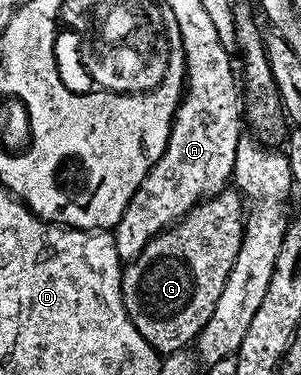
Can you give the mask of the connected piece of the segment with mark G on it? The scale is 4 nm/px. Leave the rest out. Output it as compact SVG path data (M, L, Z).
M236 190L219 191L196 203L184 217L178 219L172 227L160 231L135 258L124 264L121 272L123 305L148 346L159 353L184 351L200 335L211 313L215 313L219 293L223 293L223 285L227 285L235 257L239 257L246 214L242 196Z

